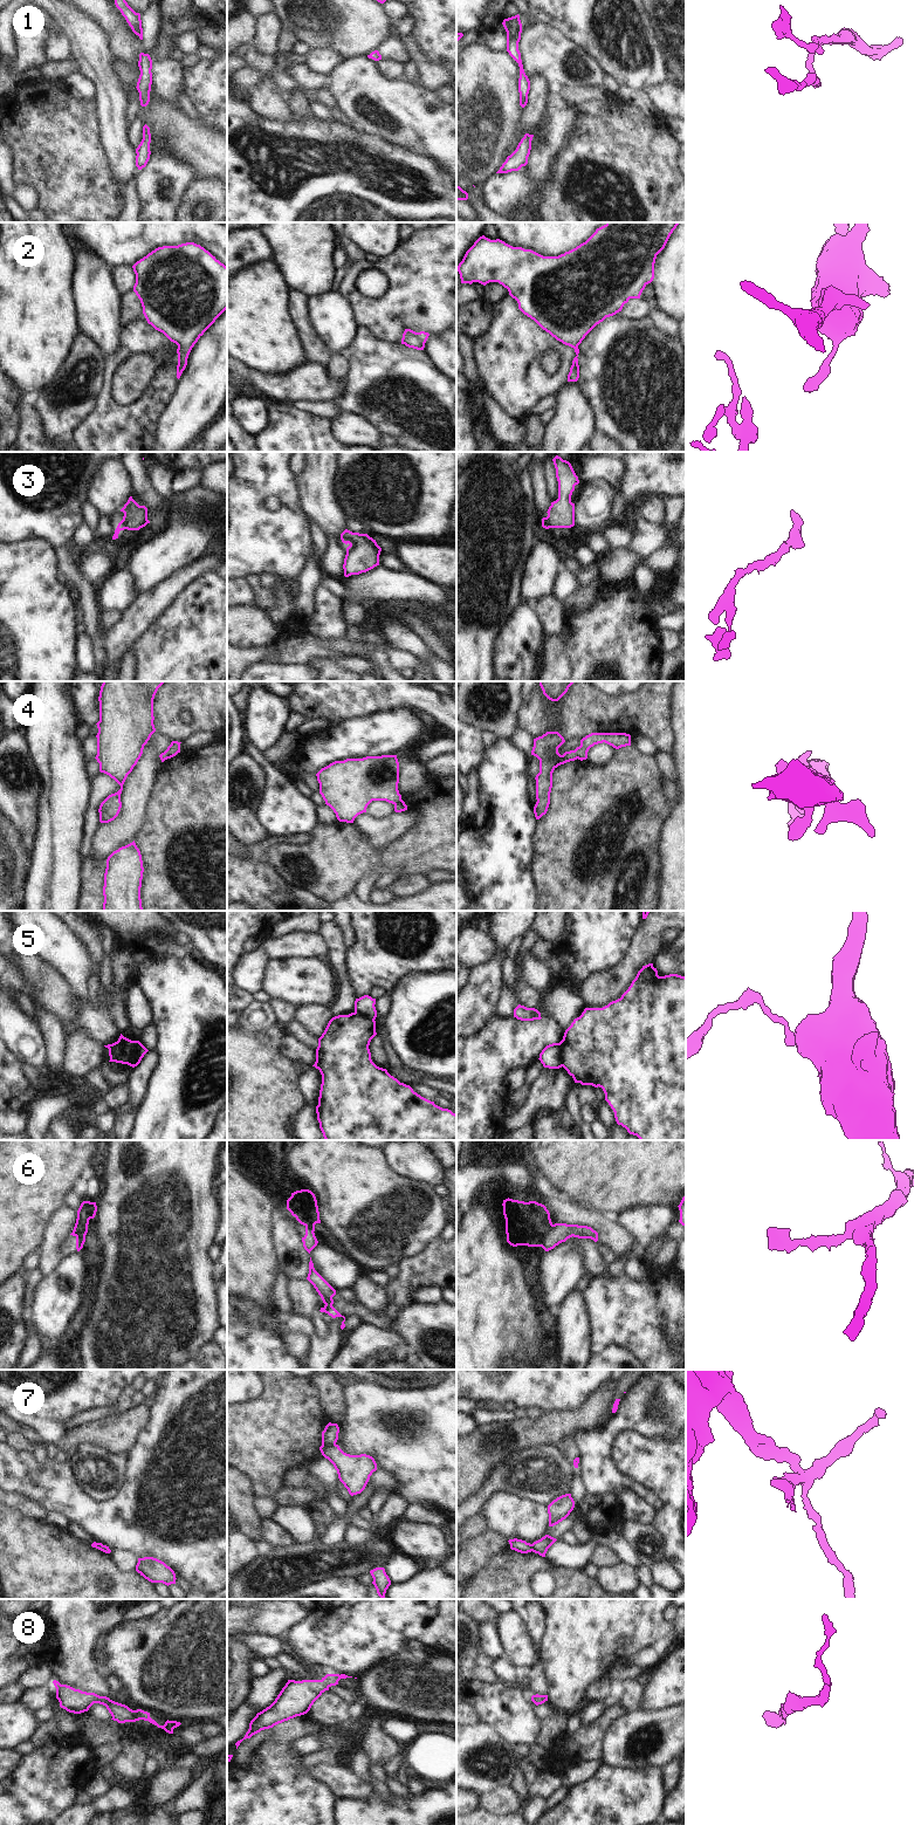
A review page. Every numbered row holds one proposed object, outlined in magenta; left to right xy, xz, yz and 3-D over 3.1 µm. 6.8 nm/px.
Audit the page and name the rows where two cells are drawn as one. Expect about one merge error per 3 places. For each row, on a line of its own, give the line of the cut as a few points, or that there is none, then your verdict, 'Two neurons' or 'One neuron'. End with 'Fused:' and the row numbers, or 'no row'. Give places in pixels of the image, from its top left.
1: No split. One neuron
2: No split. One neuron
3: No split. One neuron
4: No split. One neuron
5: Split along xy (138, 1041), (131, 1054), (130, 1065). Two neurons
6: Split along yz (552, 1225), (541, 1246). Two neurons
7: Split along xz (322, 1443), (335, 1445). Two neurons
8: No split. One neuron
Fused: 5, 6, 7

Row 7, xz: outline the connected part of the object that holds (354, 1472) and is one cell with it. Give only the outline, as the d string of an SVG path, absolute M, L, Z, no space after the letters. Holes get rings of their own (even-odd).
M322 1445L319 1450L334 1464L339 1481L351 1496L360 1494L372 1473L377 1470L377 1463L370 1455L350 1455L344 1453L338 1445Z

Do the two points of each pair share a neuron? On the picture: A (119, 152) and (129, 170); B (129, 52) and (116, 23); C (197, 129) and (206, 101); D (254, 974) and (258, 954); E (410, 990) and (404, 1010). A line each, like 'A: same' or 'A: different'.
A: same
B: same
C: different
D: same
E: same

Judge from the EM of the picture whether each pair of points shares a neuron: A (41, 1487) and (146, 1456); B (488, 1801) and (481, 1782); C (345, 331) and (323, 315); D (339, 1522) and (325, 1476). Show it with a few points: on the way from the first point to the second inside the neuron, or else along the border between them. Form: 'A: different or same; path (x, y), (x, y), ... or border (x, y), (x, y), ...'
A: same; path (71, 1501), (78, 1508), (114, 1508), (135, 1487)
B: different; border (509, 1785), (495, 1788), (480, 1796)
C: same; path (339, 328), (329, 317)
D: same; path (339, 1510), (332, 1500), (329, 1488)

